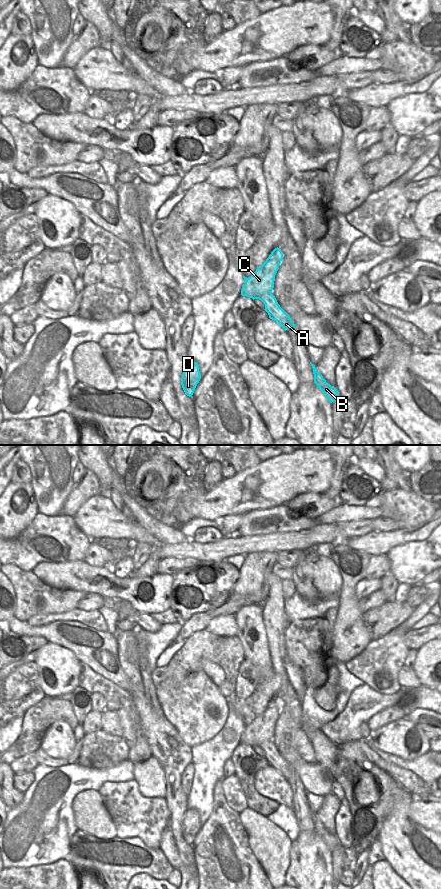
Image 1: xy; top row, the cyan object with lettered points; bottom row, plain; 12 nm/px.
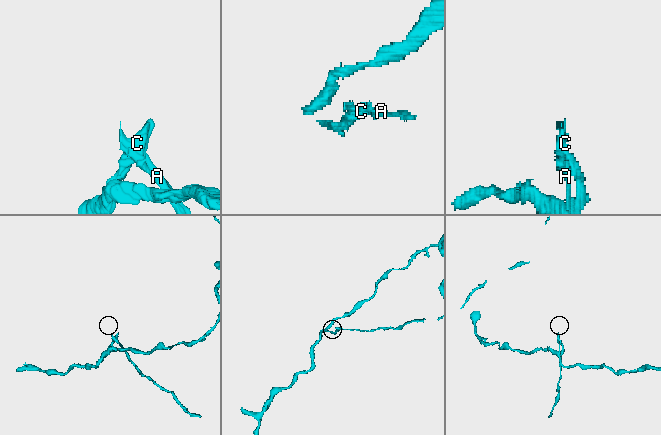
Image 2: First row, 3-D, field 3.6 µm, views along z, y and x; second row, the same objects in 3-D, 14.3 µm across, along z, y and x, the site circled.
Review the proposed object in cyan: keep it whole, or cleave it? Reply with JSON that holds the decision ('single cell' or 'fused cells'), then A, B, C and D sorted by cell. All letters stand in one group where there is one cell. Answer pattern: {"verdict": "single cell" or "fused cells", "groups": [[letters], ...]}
{"verdict": "fused cells", "groups": [["A", "B"], ["C", "D"]]}

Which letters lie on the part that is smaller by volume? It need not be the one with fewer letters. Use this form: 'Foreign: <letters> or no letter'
Foreign: A, B

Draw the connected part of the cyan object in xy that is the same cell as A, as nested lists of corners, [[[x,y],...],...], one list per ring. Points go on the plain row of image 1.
[[[270,740],[268,742],[261,742],[258,745],[252,745],[251,743],[248,743],[249,746],[254,747],[259,747],[265,752],[265,759],[268,761],[269,766],[276,769],[285,779],[290,777],[290,776],[295,776],[295,772],[290,766],[290,764],[280,755],[278,752],[275,744]]]

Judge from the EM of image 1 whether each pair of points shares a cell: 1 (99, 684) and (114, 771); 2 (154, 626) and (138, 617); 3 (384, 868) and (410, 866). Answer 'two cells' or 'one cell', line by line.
1: two cells
2: one cell
3: two cells

